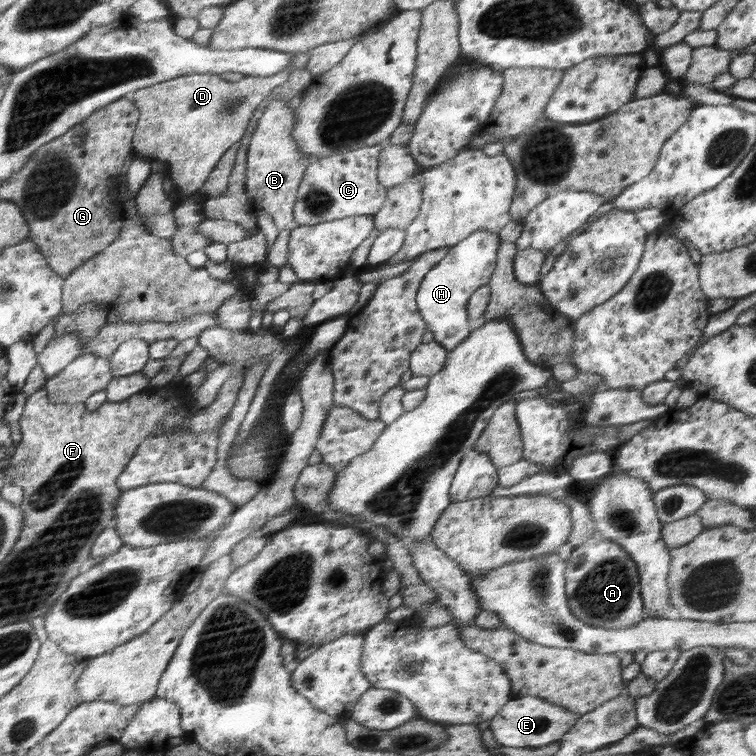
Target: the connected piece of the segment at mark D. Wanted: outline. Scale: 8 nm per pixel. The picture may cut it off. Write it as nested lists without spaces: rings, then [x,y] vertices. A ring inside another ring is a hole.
[[[286,68],[286,70],[270,76],[245,75],[238,82],[227,81],[219,74],[194,73],[175,78],[167,83],[140,89],[134,96],[141,112],[139,128],[135,134],[135,154],[151,162],[155,160],[168,162],[172,166],[170,177],[176,182],[182,199],[199,194],[199,189],[210,178],[211,172],[218,166],[219,160],[246,134],[256,108],[259,108],[259,105],[271,95],[272,91],[278,90],[288,82],[290,73],[291,70]]]

